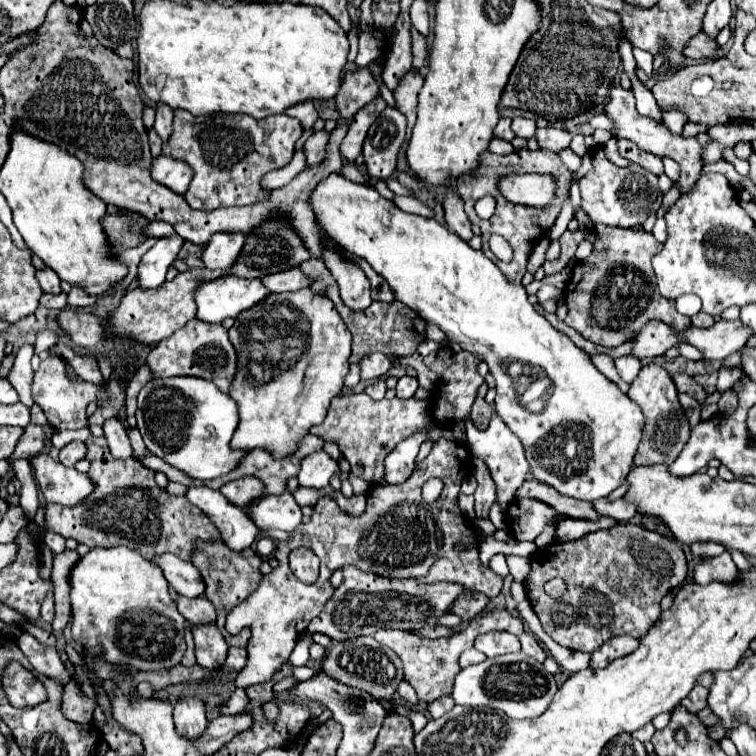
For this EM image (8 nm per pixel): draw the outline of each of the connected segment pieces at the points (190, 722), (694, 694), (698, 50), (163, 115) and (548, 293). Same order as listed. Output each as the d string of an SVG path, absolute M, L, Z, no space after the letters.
M189 697L185 701L179 701L173 711L173 721L179 737L185 737L189 741L201 739L207 729L207 717L203 701L197 697Z
M695 685L695 687L691 689L691 693L681 701L681 705L683 705L687 711L691 711L691 713L699 713L701 709L707 707L707 693L709 693L707 687Z
M699 33L685 47L685 57L689 57L689 59L699 63L699 61L711 59L715 53L719 53L719 49L721 47L717 45L717 39L711 39L711 37L705 37L705 33Z
M157 105L157 119L153 129L159 133L159 137L163 141L167 141L167 137L171 135L171 121L173 121L173 109L169 109L169 105Z
M541 285L541 289L537 291L537 299L539 299L539 303L543 303L547 299L561 299L561 291L553 285Z

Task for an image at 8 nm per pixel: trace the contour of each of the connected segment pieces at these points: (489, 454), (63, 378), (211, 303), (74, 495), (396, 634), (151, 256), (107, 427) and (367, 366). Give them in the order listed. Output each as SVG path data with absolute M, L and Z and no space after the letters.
M493 415L489 427L485 431L479 431L475 427L469 425L467 429L467 445L471 449L471 455L475 459L481 459L485 461L495 485L497 485L497 503L501 505L501 511L507 511L509 505L515 501L515 493L517 489L523 485L527 473L529 473L529 463L525 461L525 455L523 455L523 445L519 441L517 435L513 435L509 431L509 427L497 417Z
M45 359L41 361L39 371L35 371L33 379L33 401L45 411L47 421L57 429L81 429L87 427L85 409L91 401L107 401L107 395L101 387L91 385L83 379L71 381L65 373L65 365L61 359Z
M225 275L217 281L205 281L197 287L197 319L205 323L221 323L225 317L237 317L241 311L265 299L269 291L259 279L243 279Z
M47 453L31 457L29 463L47 503L75 505L81 499L85 499L89 493L93 493L93 483L85 473L61 465Z
M473 621L459 629L453 637L445 637L445 639L427 639L427 637L419 637L413 631L395 631L395 629L379 629L375 633L375 639L391 649L395 649L395 653L403 659L403 669L405 669L405 681L409 681L413 685L413 689L417 691L421 701L435 701L443 695L449 695L453 691L453 681L455 675L461 671L459 667L459 655L465 649L473 647L473 639L475 639L475 627Z
M175 233L169 237L161 237L141 259L137 269L137 285L139 289L155 289L165 281L167 269L173 265L181 245L185 241Z
M115 417L107 419L103 423L103 431L105 431L105 439L107 439L107 445L109 445L109 451L113 457L127 459L133 453L127 433L125 433L125 427Z
M371 353L371 355L367 355L365 359L361 359L359 365L361 365L361 379L363 381L381 379L393 367L389 357L385 357L383 353Z

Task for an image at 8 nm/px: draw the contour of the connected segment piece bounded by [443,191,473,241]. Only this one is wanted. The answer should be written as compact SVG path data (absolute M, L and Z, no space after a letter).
M449 191L449 193L445 195L443 209L445 209L445 221L447 221L449 229L451 229L453 233L457 233L463 241L469 241L469 239L473 237L473 233L471 233L471 223L469 223L469 219L465 217L461 197L455 195L453 191Z

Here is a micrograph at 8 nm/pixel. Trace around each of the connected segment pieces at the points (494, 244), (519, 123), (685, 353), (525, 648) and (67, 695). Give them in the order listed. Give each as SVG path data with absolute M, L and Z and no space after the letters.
M493 235L493 237L491 237L489 247L491 247L491 251L493 251L493 255L495 255L497 259L501 259L501 261L511 261L511 259L513 259L513 249L511 249L511 245L509 245L503 237L499 237L499 235Z
M515 117L511 127L513 127L513 133L517 137L523 137L523 139L531 139L535 135L535 131L537 131L535 121L533 119L527 119L527 117Z
M682 343L677 347L677 350L680 352L681 356L686 359L698 361L703 360L702 353L695 347L689 345L688 343Z
M523 633L523 635L519 637L519 641L521 641L521 651L527 653L529 657L533 657L533 659L537 659L537 661L541 661L541 663L547 659L545 649L539 645L539 641L537 641L533 635Z
M75 681L65 685L61 713L65 713L65 717L69 721L75 721L75 723L91 723L93 721L93 709L97 703L89 697L79 697L77 691L79 691L79 687L75 685Z

